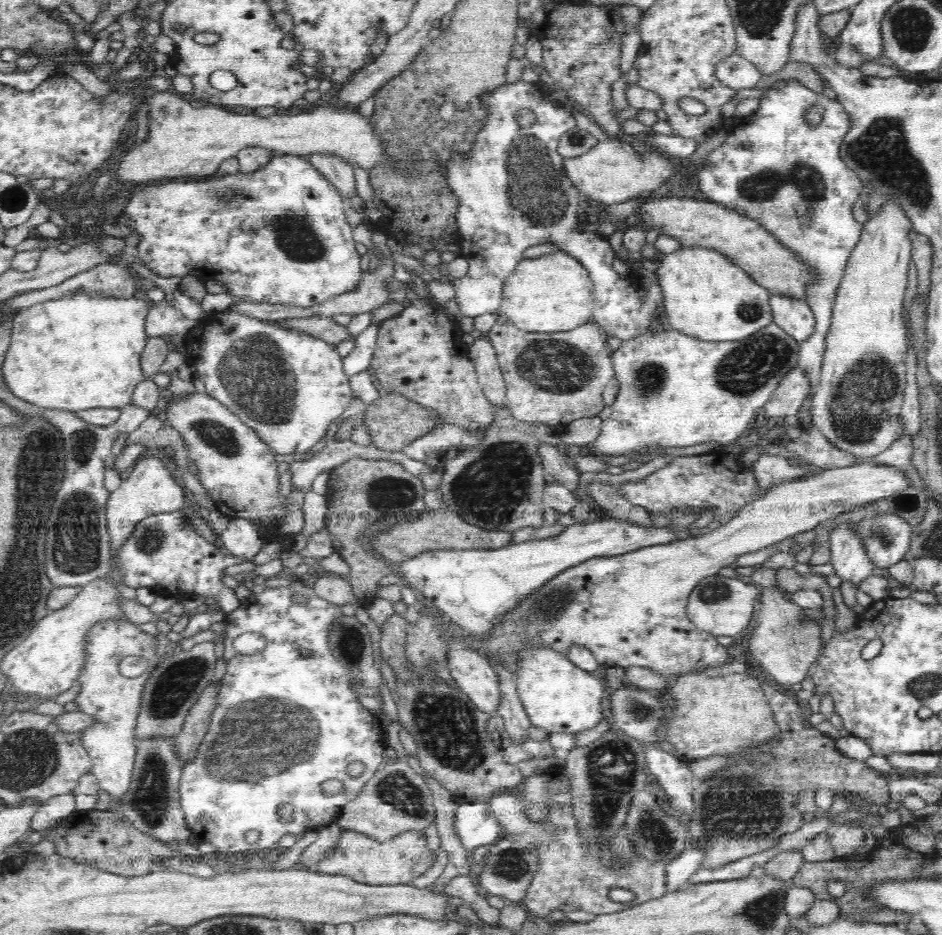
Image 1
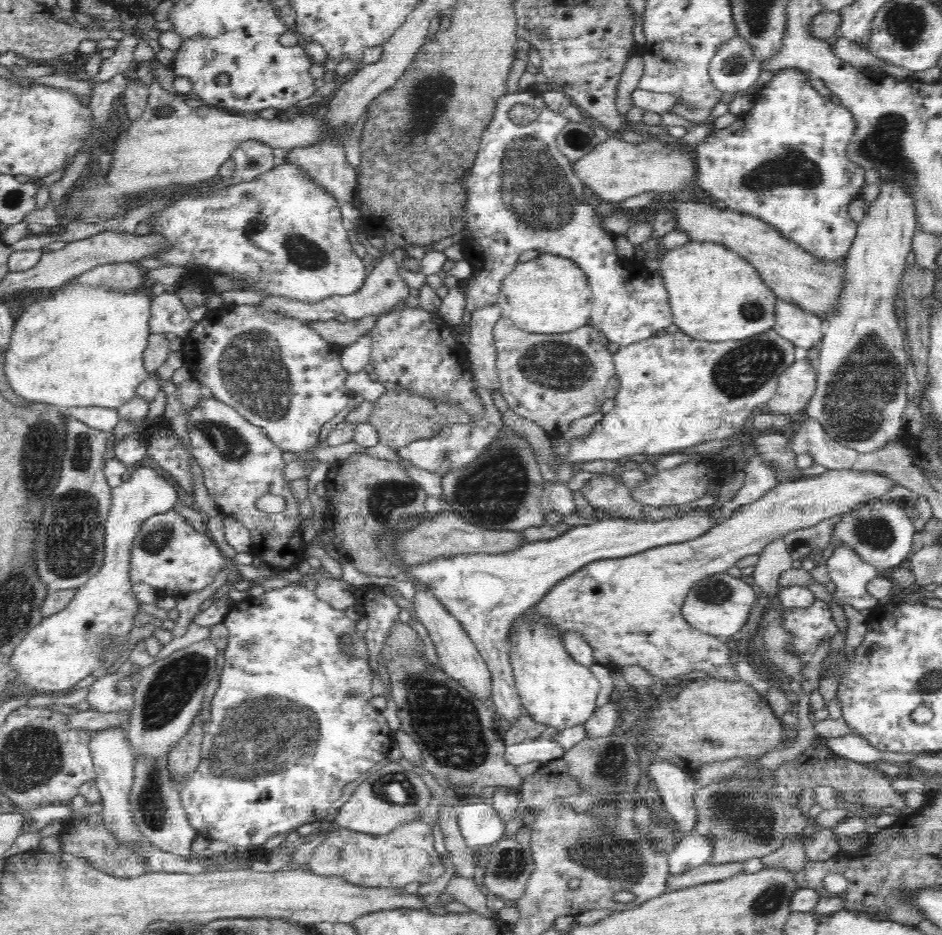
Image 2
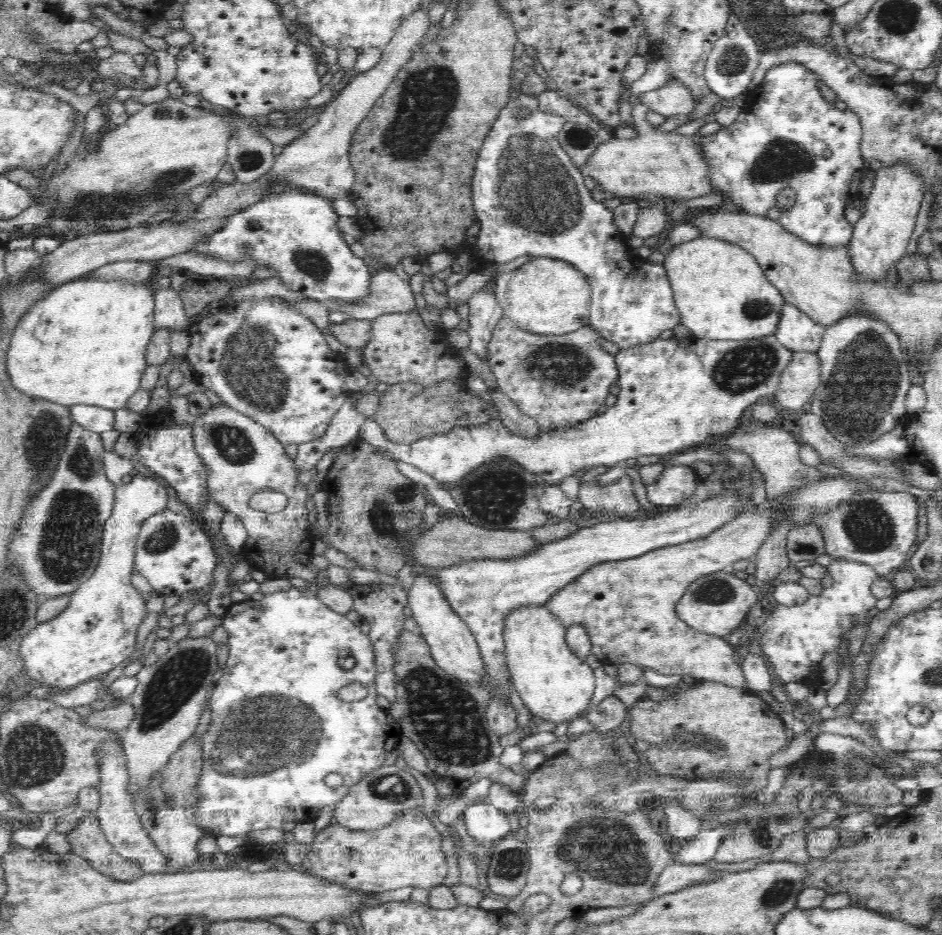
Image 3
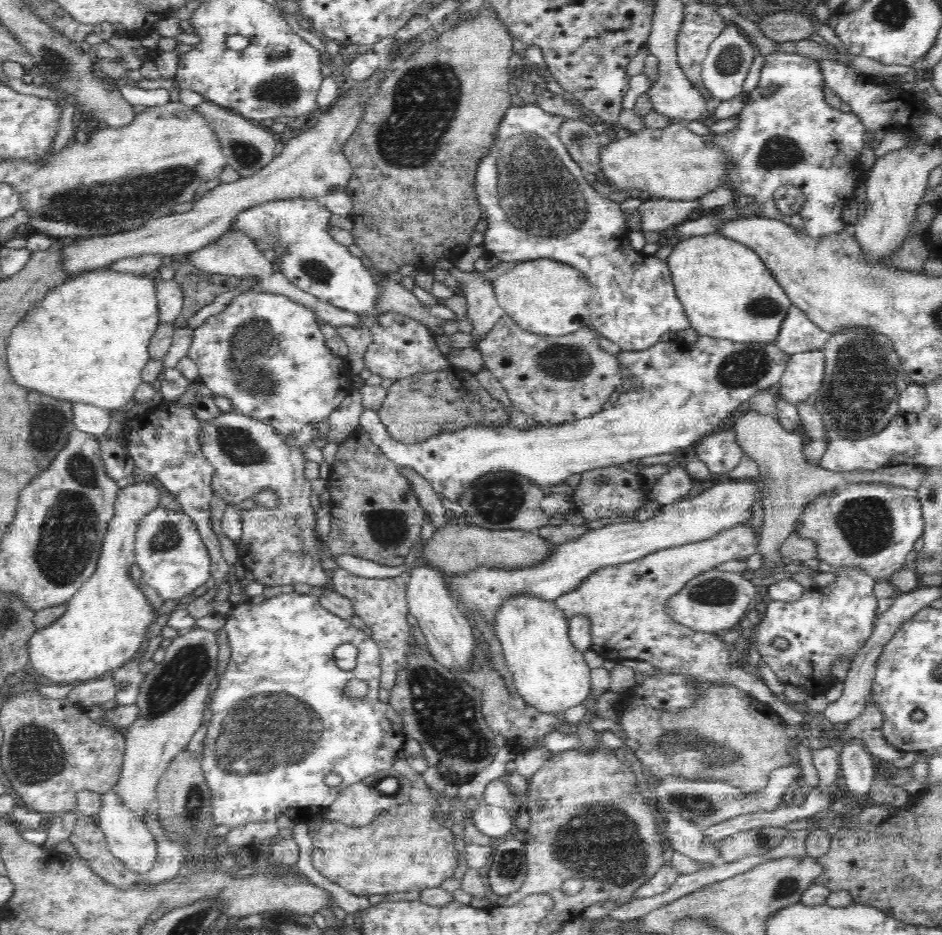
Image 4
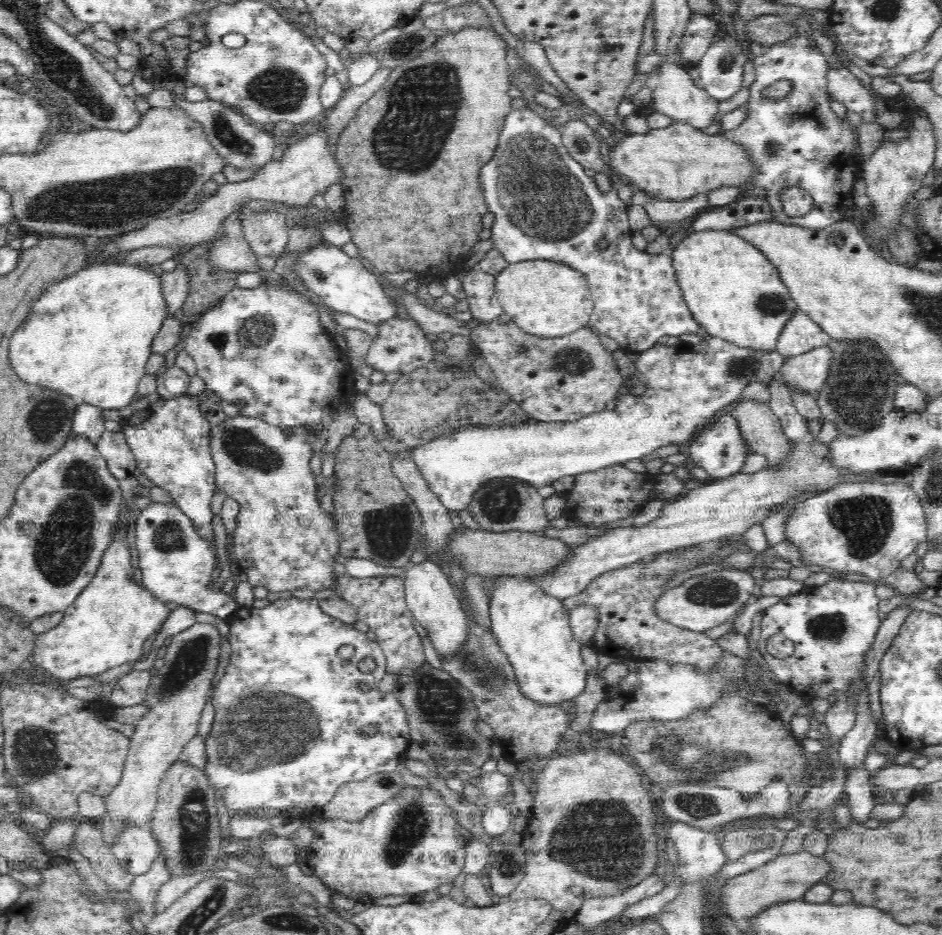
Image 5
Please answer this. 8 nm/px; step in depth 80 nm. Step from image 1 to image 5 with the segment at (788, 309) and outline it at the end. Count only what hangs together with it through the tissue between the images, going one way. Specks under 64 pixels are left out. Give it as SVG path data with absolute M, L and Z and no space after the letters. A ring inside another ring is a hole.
M798 309L785 324L777 340L776 351L785 358L792 358L830 344L830 335L805 312Z

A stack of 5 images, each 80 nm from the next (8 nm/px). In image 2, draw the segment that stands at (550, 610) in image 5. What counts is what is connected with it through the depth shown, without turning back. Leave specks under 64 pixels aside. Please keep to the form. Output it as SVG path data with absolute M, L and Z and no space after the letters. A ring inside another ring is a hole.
M522 614L512 622L510 630L513 630L510 633L510 664L513 668L518 696L528 714L536 722L545 724L552 732L585 724L598 707L596 698L600 690L599 680L593 675L591 669L582 666L568 654L563 641L560 641L562 635L558 633L558 628L553 628L553 624L533 622Z

